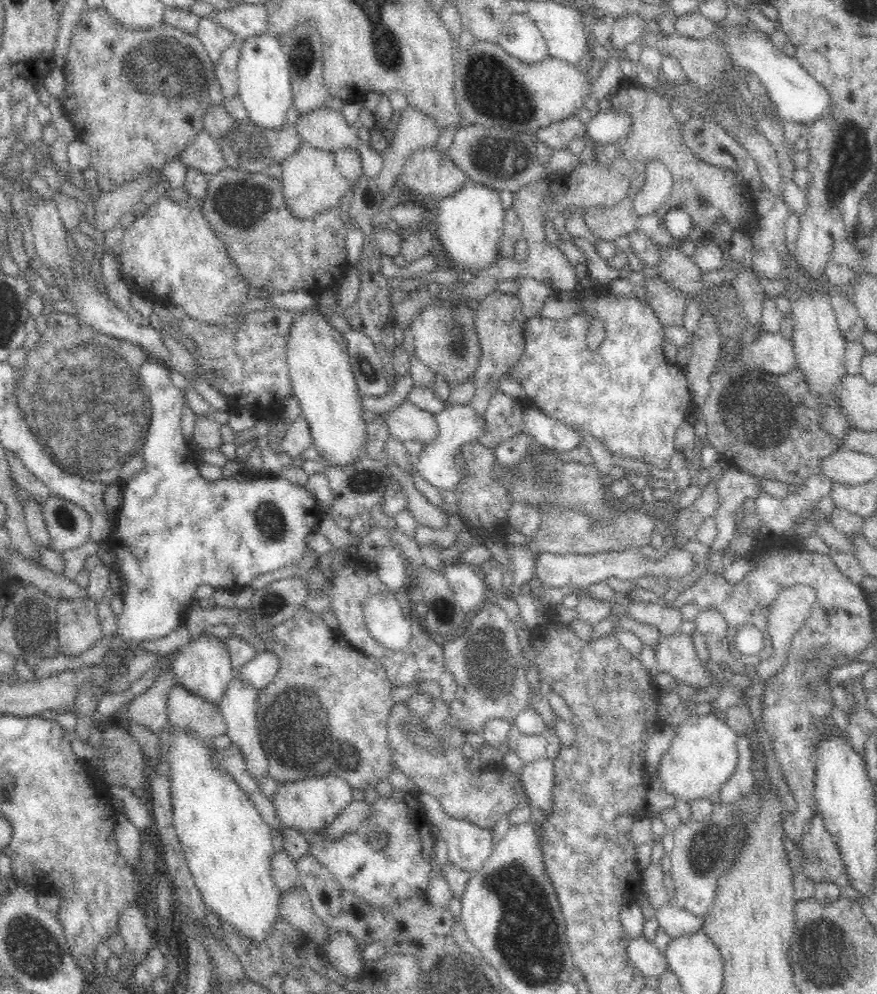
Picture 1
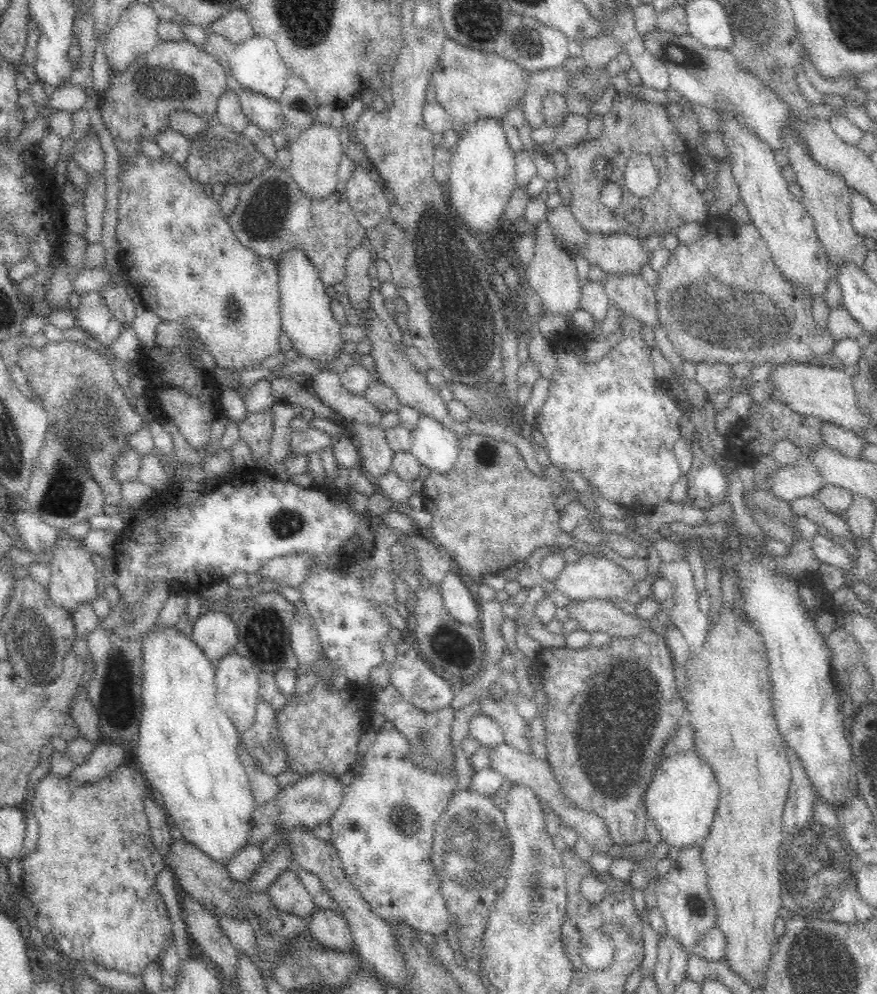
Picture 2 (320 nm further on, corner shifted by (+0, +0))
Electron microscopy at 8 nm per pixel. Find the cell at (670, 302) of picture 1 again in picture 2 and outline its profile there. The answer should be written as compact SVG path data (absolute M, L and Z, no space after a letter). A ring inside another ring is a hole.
M638 273L626 274L607 274L601 280L602 289L608 297L608 304L611 313L617 314L619 317L630 317L646 324L650 327L659 324L658 315L656 315L656 297L652 287L642 279Z

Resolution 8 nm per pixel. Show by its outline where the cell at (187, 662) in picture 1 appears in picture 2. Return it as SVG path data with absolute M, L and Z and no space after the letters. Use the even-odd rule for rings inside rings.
M204 604L202 613L194 622L192 640L216 665L216 662L233 650L237 641L237 626L230 615L223 610L215 610Z

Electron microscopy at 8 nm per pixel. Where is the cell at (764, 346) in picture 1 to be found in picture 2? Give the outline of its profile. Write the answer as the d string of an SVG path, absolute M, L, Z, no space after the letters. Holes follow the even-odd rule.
M694 363L696 371L696 380L701 388L706 388L706 392L711 397L720 390L725 390L728 383L730 390L735 390L742 386L742 381L734 378L732 383L732 375L730 375L730 367L722 363Z

